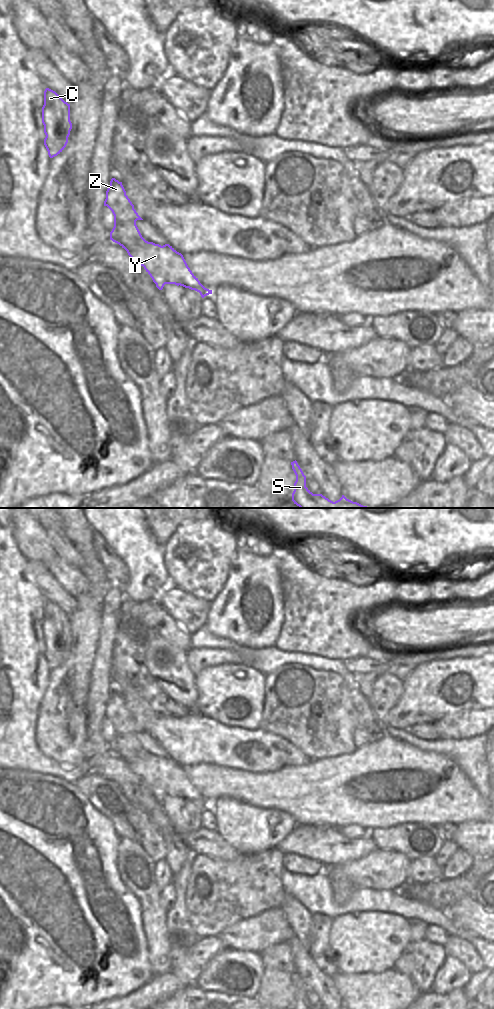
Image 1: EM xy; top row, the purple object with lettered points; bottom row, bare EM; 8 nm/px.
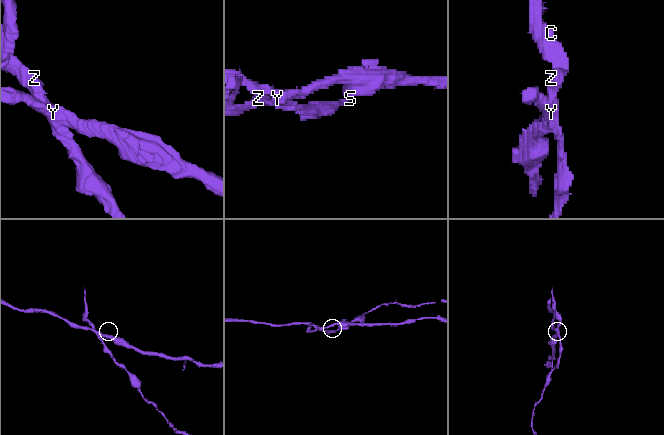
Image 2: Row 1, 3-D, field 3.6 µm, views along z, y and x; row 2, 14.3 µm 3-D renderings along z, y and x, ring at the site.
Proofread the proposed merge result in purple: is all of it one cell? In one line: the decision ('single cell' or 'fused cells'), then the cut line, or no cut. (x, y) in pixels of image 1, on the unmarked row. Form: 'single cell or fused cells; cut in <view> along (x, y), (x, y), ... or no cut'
fused cells; cut in xy along (179, 796), (173, 793), (161, 792), (158, 800)

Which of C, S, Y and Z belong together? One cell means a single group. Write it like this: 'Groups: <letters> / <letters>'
Groups: C S Z / Y.

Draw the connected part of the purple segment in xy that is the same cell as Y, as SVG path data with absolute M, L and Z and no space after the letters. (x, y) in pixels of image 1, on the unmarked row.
M147 753L127 762L127 765L132 772L144 779L157 800L160 799L161 792L169 792L199 804L202 810L212 806L212 802L205 800L192 785L183 767L169 756L161 758Z

